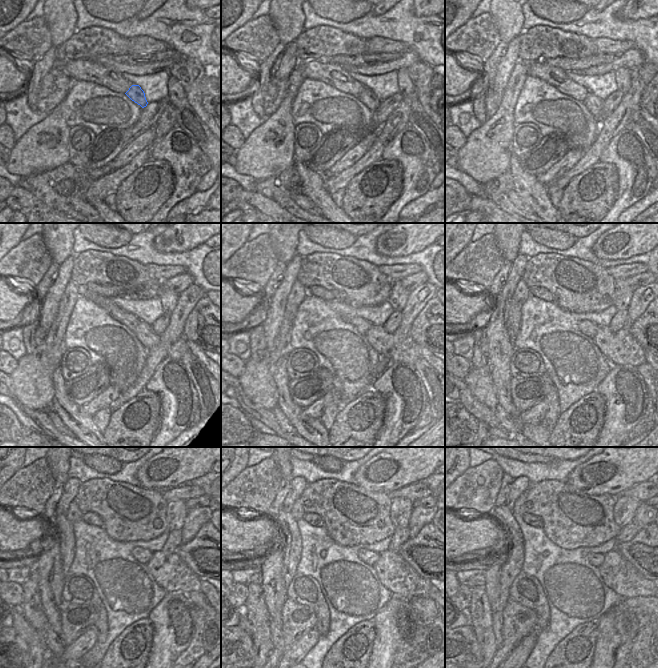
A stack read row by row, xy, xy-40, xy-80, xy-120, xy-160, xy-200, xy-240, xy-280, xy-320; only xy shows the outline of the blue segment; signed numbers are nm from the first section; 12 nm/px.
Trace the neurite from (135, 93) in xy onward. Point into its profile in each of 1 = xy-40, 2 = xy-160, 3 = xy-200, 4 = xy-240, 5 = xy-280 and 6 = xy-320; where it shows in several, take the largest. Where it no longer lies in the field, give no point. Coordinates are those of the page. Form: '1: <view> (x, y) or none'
1: xy-40 (366, 96)
2: xy-160 (377, 335)
3: xy-200 (602, 339)
4: xy-240 (156, 566)
5: xy-280 (412, 586)
6: xy-320 (636, 586)

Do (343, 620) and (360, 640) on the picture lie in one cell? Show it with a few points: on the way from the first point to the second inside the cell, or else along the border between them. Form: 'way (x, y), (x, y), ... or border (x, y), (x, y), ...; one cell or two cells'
border (372, 619), (357, 622), (333, 643); two cells

